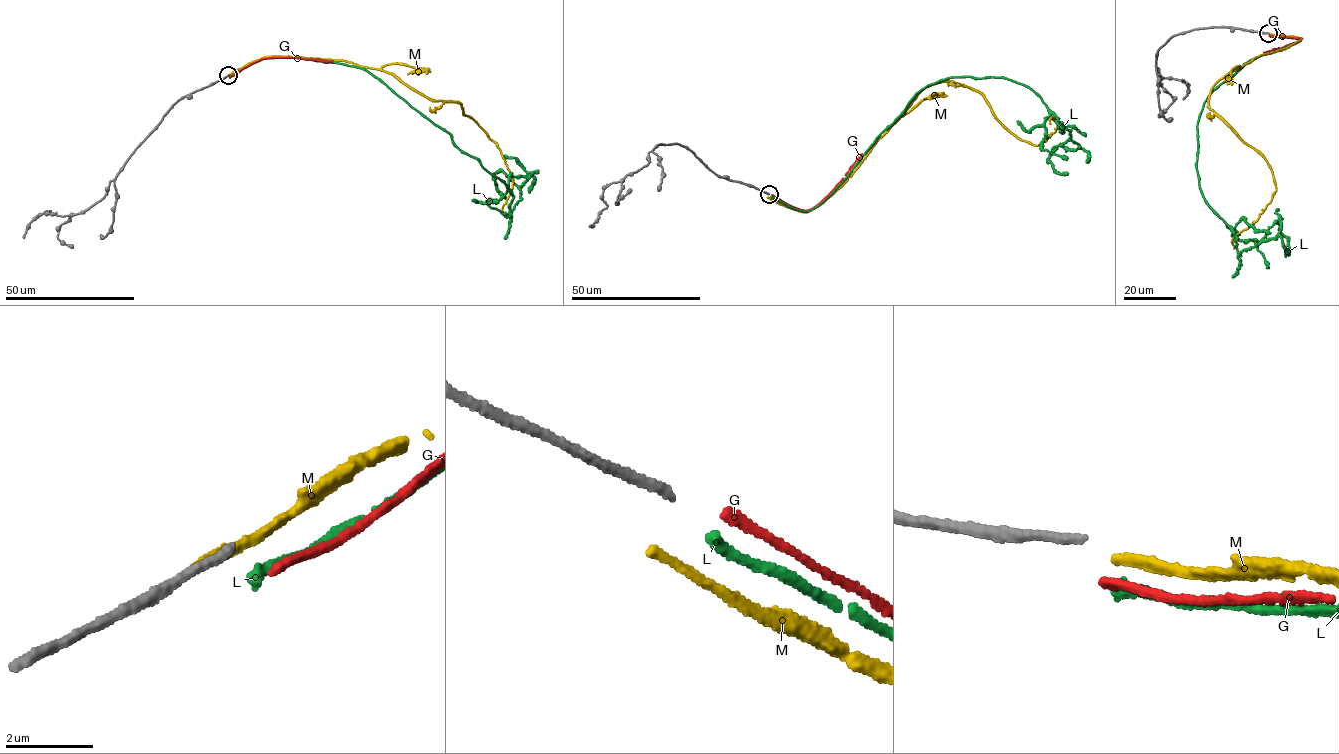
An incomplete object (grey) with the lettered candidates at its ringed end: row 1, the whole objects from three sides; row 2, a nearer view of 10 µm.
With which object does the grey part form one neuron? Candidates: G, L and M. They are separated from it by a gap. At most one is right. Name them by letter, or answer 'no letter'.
no letter

